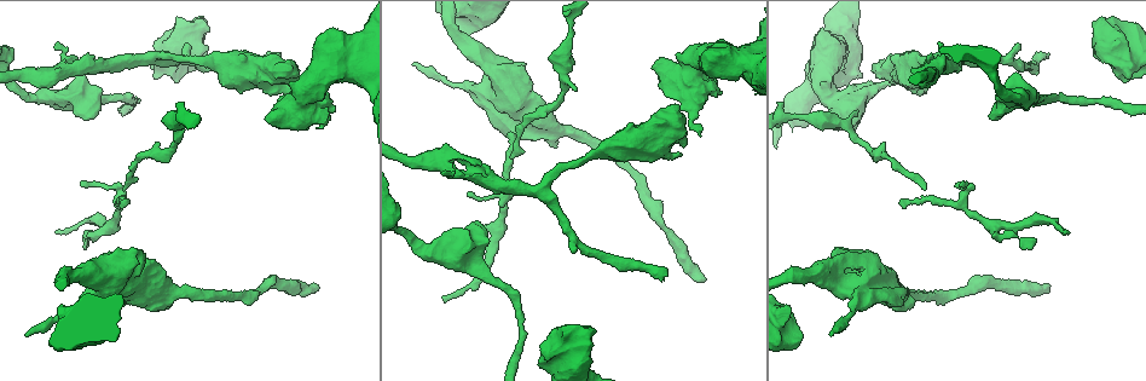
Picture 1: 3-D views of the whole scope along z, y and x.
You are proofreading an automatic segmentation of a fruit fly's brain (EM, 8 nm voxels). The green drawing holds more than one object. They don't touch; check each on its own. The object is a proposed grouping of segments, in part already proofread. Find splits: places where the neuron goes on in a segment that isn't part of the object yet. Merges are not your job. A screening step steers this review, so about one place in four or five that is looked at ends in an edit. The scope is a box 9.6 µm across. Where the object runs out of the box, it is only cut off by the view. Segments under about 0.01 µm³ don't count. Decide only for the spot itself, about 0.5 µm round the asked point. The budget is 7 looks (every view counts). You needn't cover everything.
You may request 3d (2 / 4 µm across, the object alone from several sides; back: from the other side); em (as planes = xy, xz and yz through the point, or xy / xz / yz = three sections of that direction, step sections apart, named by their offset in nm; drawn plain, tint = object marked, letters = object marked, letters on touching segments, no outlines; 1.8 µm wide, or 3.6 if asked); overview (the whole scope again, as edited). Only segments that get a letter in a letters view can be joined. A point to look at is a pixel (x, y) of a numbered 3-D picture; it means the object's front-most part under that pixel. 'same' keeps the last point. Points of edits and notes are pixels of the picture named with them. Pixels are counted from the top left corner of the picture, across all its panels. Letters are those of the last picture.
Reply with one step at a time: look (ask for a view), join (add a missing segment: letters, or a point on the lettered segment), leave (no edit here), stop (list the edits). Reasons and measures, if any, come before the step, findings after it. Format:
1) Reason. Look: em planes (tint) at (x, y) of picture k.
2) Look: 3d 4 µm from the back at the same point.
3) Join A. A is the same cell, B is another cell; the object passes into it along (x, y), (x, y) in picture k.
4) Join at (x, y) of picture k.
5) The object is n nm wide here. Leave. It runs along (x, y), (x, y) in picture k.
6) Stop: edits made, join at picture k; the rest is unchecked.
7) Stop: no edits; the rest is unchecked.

Stops while still wide. Look: em planes (letters) at (677, 56) of picture 1.

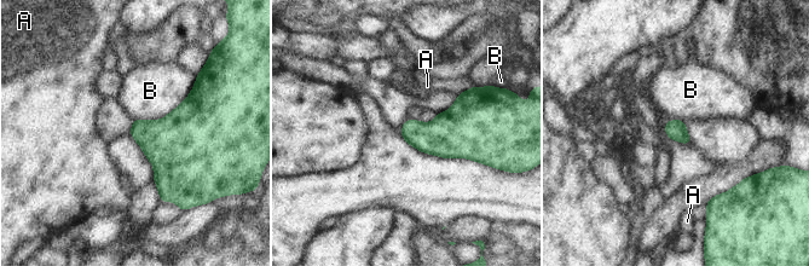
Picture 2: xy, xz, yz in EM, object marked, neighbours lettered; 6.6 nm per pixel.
Leave. A and B are other cells; a border runs along (197, 75), (162, 117), (133, 120) in picture 2; no lettered segment goes on from it.

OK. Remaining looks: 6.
Branch stops here. Look: em planes (letters) at (856, 111) of picture 1.

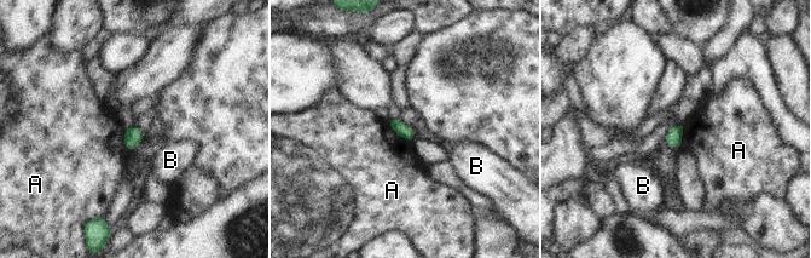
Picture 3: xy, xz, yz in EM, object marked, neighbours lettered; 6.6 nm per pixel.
Leave. A and B are other cells; a border runs along (387, 121), (397, 133), (410, 141) in picture 3; none of them fits.

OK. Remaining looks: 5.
An open end. Look: 3d 4 µm from the back at (924, 93) of picture 1.

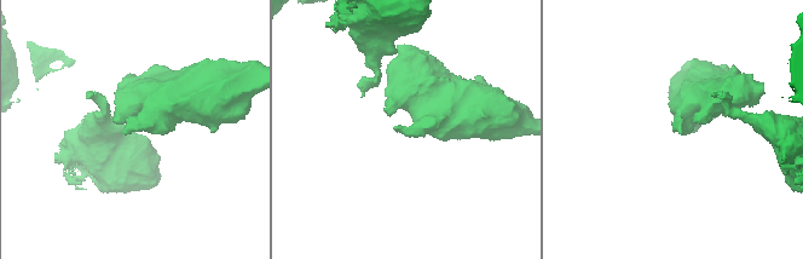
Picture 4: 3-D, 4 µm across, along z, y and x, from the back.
Look: em yz step 8 (letters) at (124, 130) of picture 4.

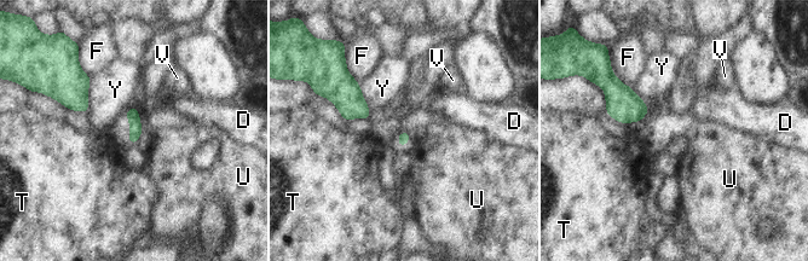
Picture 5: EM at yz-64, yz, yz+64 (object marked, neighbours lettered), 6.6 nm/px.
Cut it another way. Look: em xy step 4 (letters) at the same point.

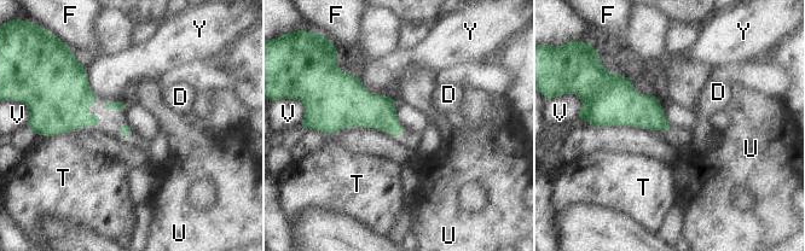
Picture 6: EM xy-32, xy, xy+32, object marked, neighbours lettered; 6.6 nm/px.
Leave. D, F, T, U, V and Y are other cells; a border runs along (84, 69), (90, 89), (99, 101) in picture 6; no lettered segment goes on from it.

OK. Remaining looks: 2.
Stop: no edits; the rest is unchecked.

